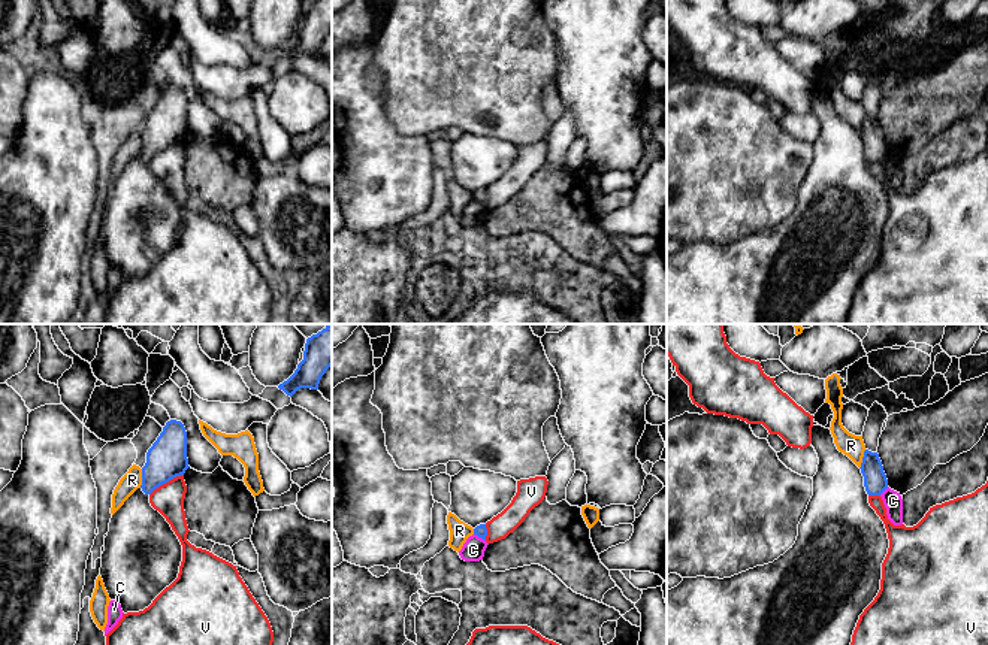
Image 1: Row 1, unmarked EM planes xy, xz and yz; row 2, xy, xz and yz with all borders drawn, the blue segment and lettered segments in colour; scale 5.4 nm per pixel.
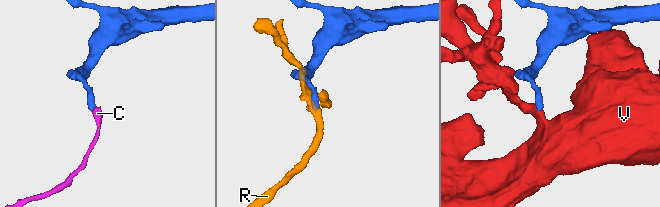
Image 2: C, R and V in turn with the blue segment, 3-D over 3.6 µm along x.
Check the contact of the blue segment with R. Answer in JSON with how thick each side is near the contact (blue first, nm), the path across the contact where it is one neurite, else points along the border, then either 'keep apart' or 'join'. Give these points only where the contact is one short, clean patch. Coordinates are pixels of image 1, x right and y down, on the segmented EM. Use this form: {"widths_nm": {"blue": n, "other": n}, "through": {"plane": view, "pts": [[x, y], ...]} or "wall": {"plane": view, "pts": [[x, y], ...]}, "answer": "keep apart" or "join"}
{"widths_nm": {"blue": 220, "other": 100}, "wall": {"plane": "xy", "pts": [[142, 469], [142, 484], [139, 487]]}, "answer": "keep apart"}

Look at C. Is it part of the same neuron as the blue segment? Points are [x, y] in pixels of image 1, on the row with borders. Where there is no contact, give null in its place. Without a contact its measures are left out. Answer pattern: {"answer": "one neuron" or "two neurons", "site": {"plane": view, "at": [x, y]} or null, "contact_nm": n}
{"answer": "two neurons", "site": {"plane": "xz", "at": [480, 536]}, "contact_nm": 80}

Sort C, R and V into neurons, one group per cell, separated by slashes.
C / R / V

